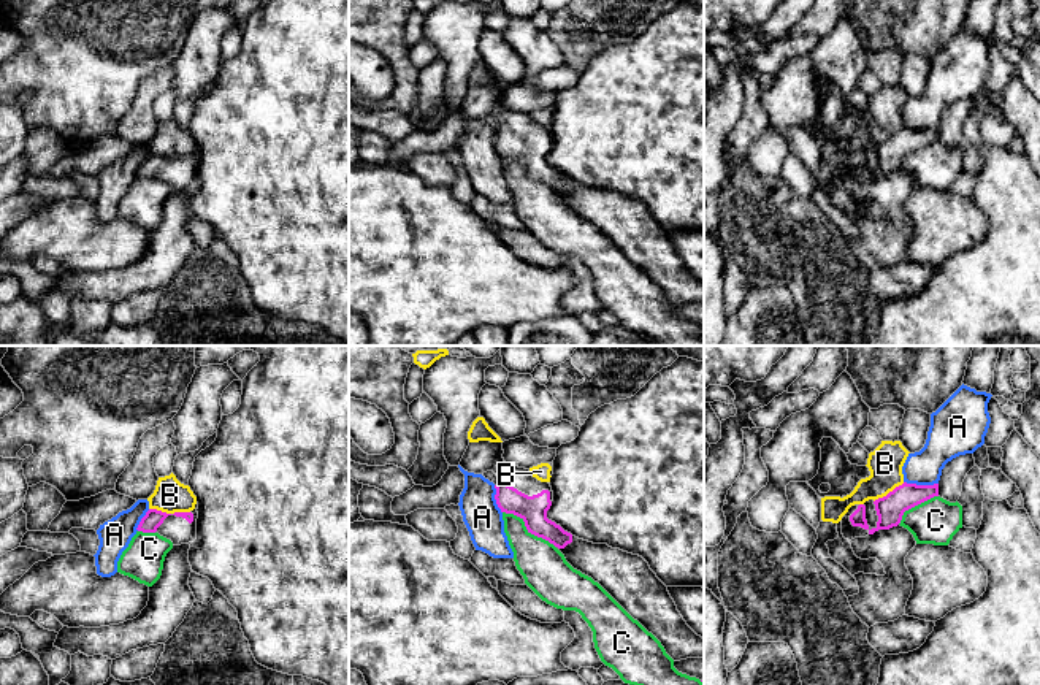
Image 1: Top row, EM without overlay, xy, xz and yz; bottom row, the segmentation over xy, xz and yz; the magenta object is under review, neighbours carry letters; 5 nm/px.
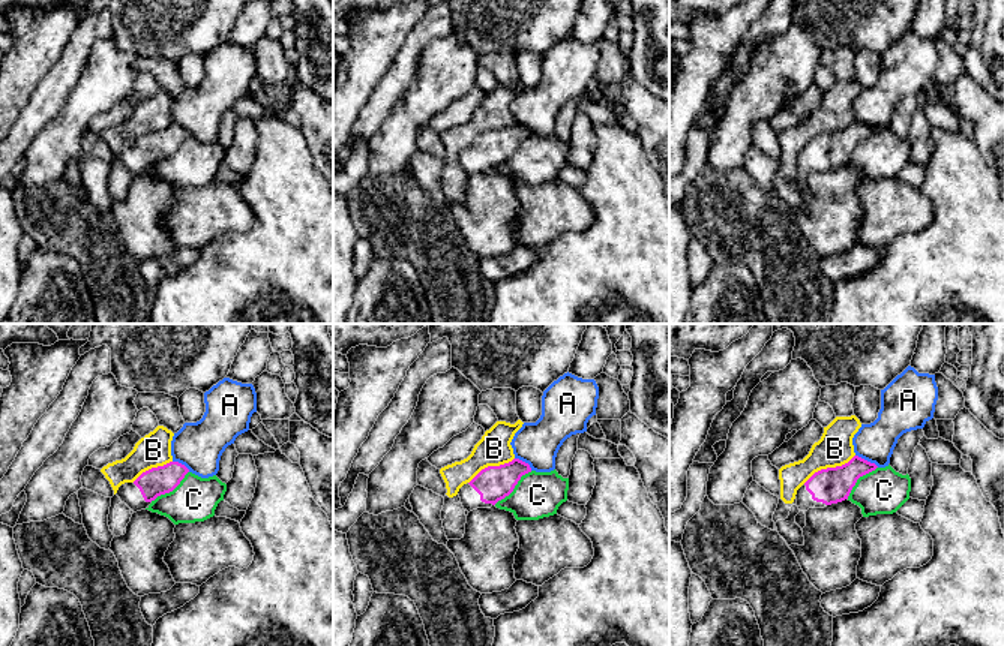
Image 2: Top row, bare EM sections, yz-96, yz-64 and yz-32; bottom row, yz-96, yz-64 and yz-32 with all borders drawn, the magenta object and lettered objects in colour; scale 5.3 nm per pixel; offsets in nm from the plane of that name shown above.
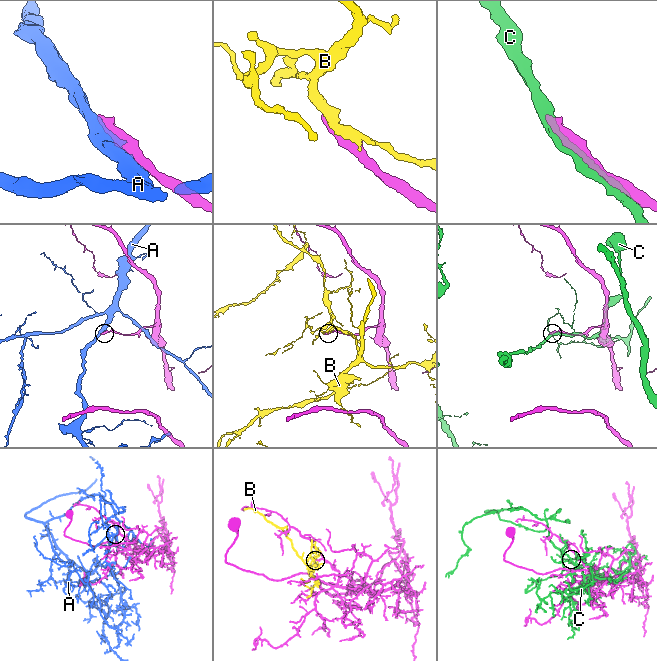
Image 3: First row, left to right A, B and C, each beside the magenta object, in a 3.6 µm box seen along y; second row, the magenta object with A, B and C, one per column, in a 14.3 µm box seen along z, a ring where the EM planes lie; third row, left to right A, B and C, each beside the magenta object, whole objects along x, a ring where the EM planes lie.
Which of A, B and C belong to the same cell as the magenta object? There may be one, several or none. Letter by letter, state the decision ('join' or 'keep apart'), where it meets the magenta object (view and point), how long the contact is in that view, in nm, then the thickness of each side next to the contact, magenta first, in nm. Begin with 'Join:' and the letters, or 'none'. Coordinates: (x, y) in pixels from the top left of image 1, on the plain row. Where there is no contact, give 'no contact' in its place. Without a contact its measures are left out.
Join: none
A: keep apart; contact yz (921, 130); length 180 nm; calibres 140 and 180 nm
B: keep apart; contact yz (890, 137); length 190 nm; calibres 140 and 180 nm
C: keep apart; contact xz (528, 175); length 320 nm; calibres 140 and 240 nm

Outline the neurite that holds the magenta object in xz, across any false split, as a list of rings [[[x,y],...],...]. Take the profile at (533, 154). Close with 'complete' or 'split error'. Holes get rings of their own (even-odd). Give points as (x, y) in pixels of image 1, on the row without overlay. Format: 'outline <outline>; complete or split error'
outline [[[469,87],[460,111],[474,119],[493,116],[499,122],[495,144],[501,157],[520,162],[528,178],[564,193],[572,179],[547,163],[553,146],[550,128],[533,122],[530,114],[507,109],[503,98],[503,87]]]; split error

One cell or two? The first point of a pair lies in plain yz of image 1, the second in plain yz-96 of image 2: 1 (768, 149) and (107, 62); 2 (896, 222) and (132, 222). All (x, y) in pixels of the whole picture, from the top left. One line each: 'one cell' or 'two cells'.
1: one cell
2: one cell

